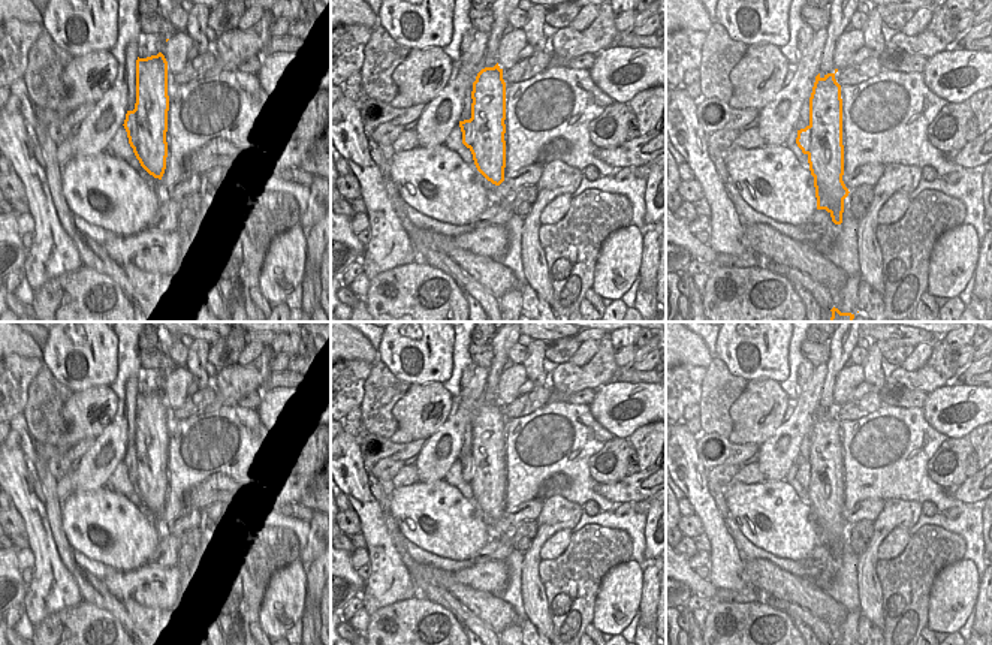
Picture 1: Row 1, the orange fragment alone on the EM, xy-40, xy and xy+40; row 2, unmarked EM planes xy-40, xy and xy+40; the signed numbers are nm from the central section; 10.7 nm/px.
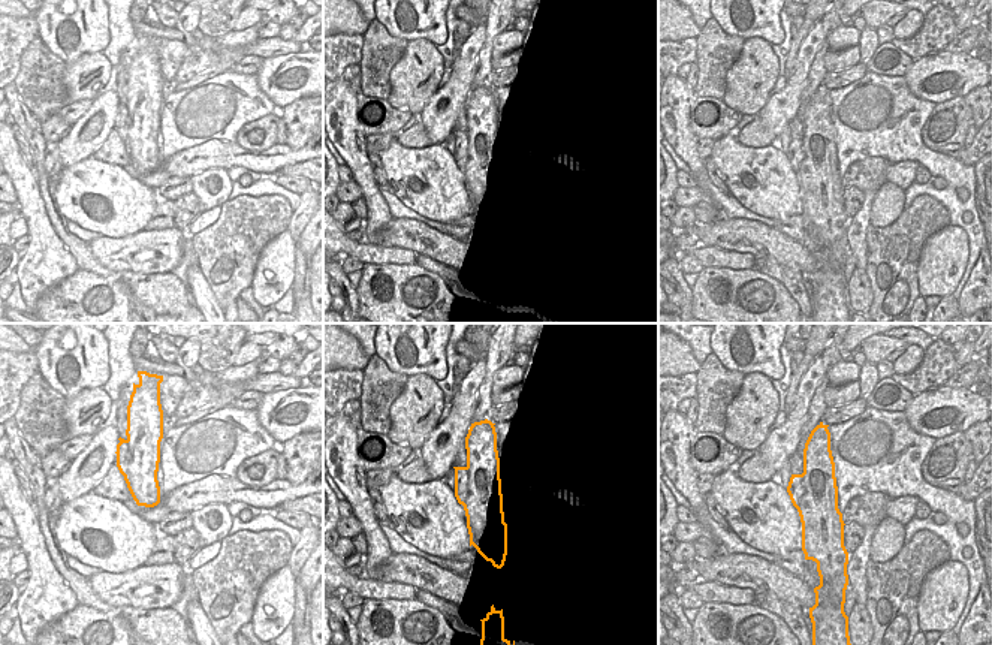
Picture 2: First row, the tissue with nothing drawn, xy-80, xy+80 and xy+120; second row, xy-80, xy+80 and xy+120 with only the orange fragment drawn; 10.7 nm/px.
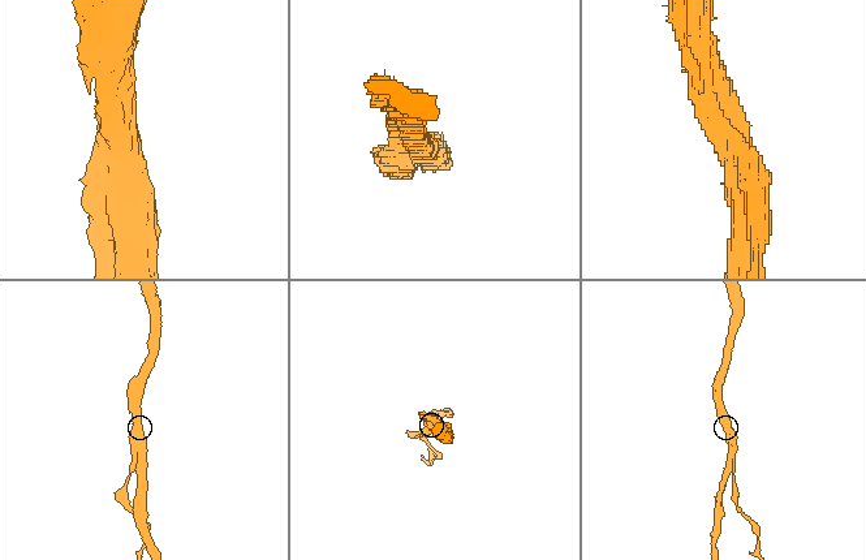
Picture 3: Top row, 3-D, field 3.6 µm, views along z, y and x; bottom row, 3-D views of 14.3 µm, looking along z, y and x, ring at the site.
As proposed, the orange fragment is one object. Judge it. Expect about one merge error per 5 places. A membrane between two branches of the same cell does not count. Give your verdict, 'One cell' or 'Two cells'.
Two cells

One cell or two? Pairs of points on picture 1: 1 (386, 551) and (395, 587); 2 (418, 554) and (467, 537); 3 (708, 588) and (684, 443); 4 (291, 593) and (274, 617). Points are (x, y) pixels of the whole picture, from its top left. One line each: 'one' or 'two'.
1: one
2: two
3: two
4: one

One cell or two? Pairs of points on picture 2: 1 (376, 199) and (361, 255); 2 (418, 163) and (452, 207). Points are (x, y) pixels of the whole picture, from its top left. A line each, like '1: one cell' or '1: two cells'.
1: two cells
2: one cell

